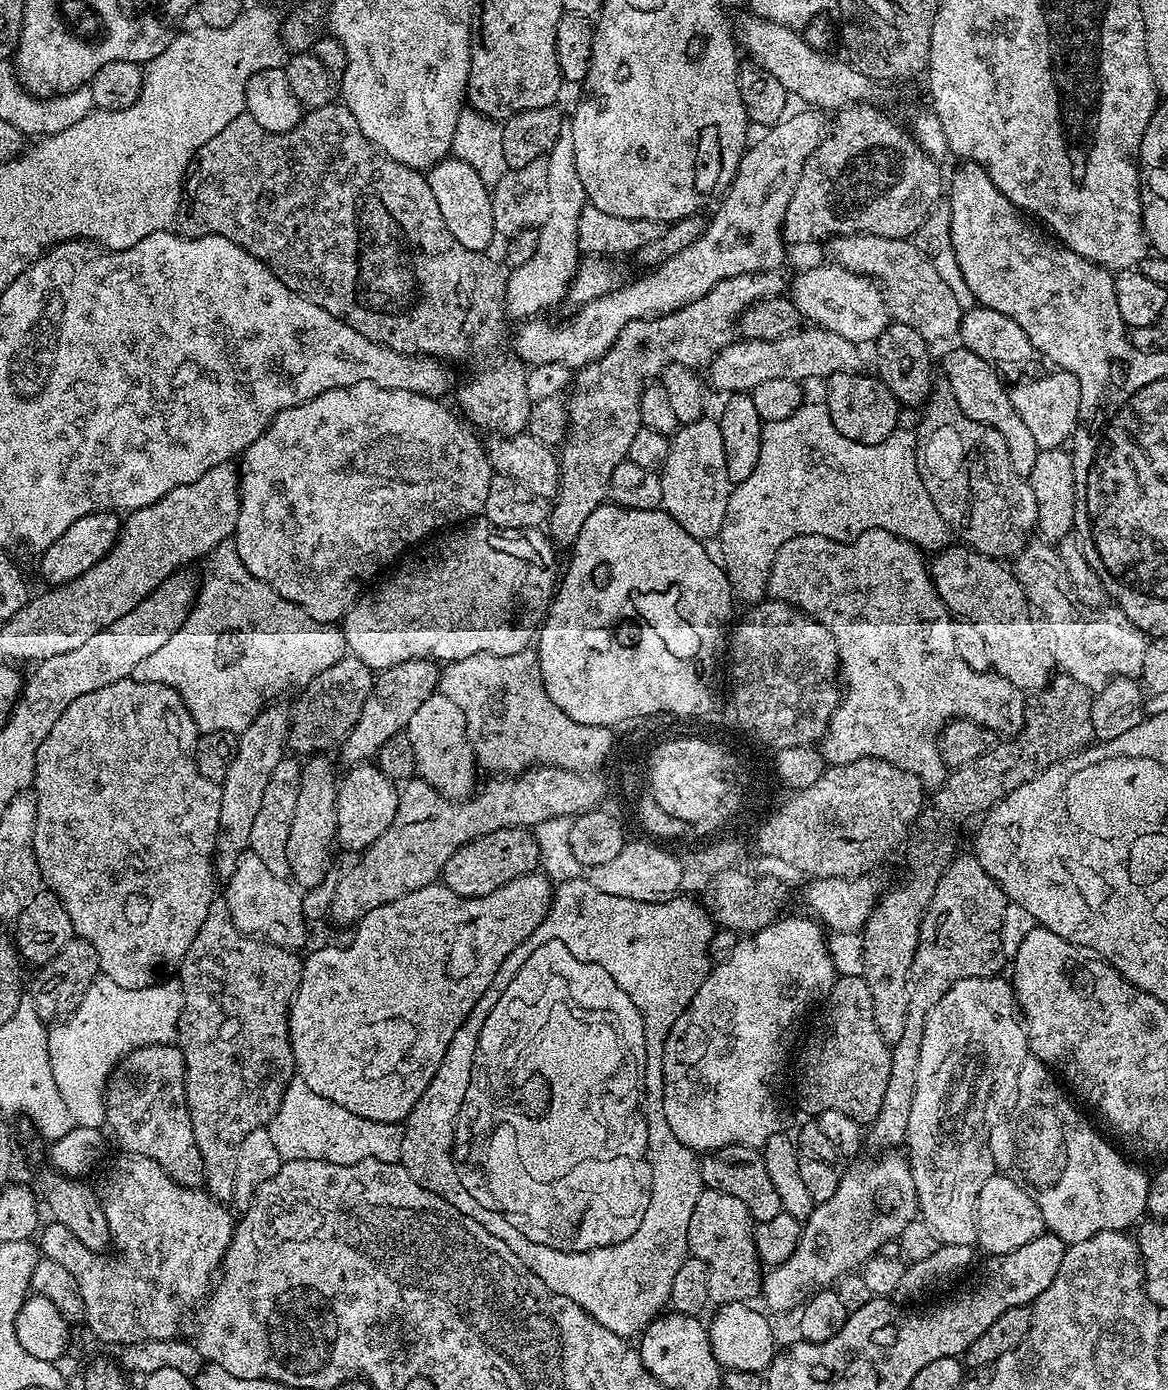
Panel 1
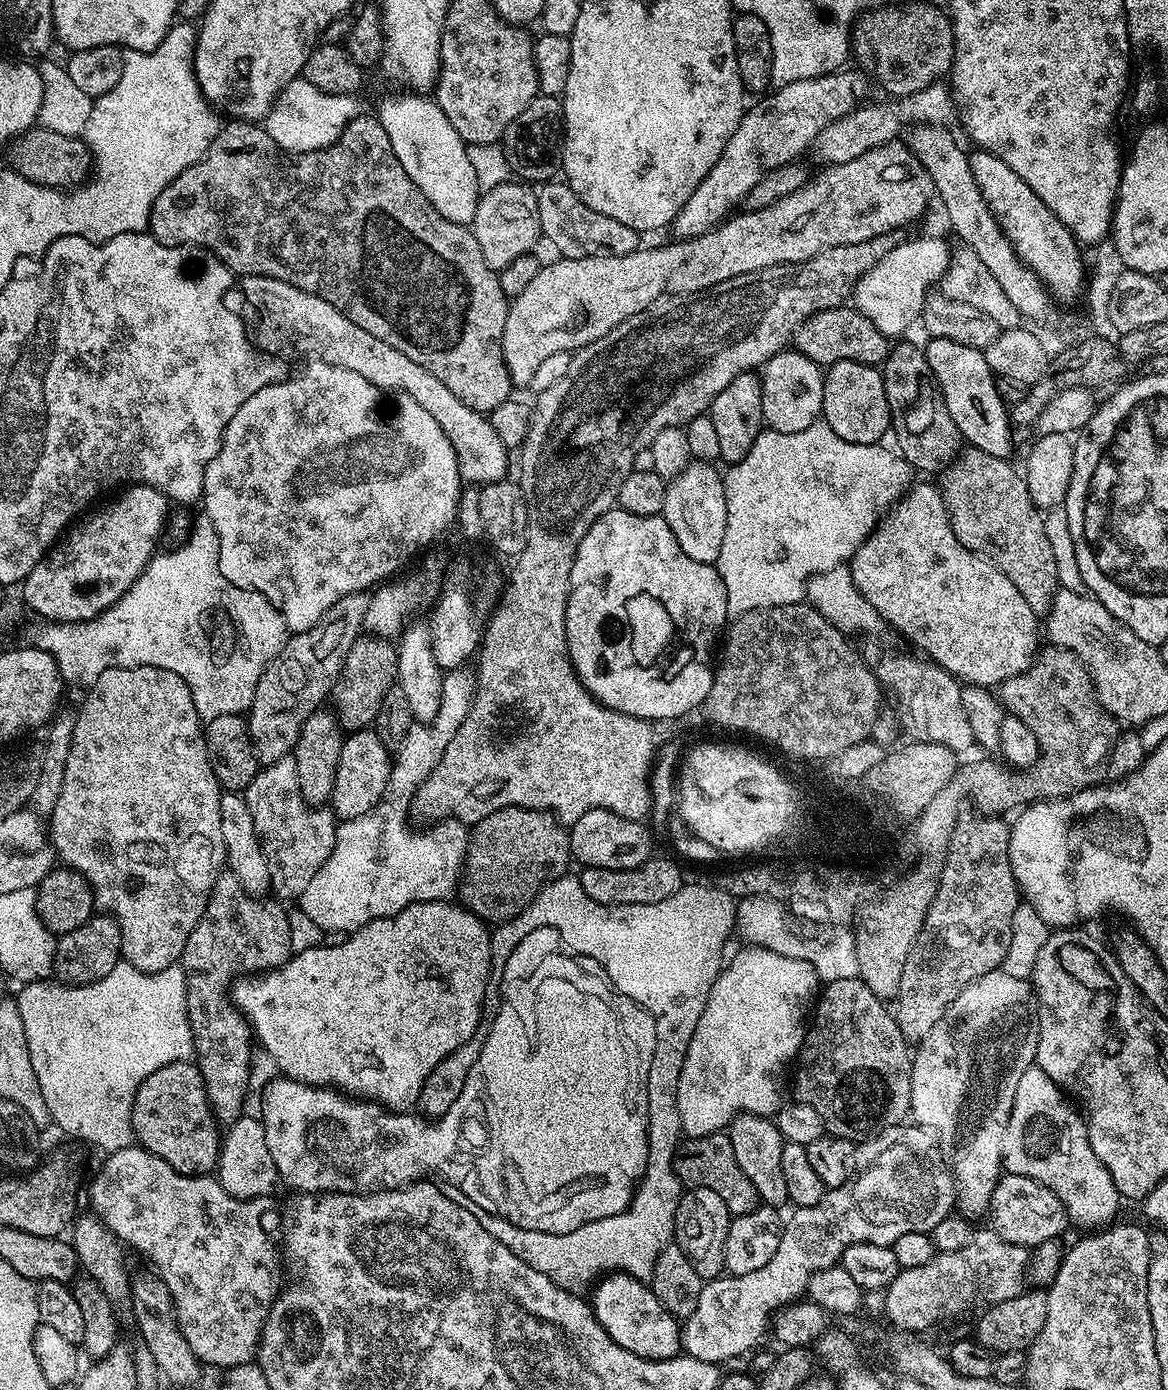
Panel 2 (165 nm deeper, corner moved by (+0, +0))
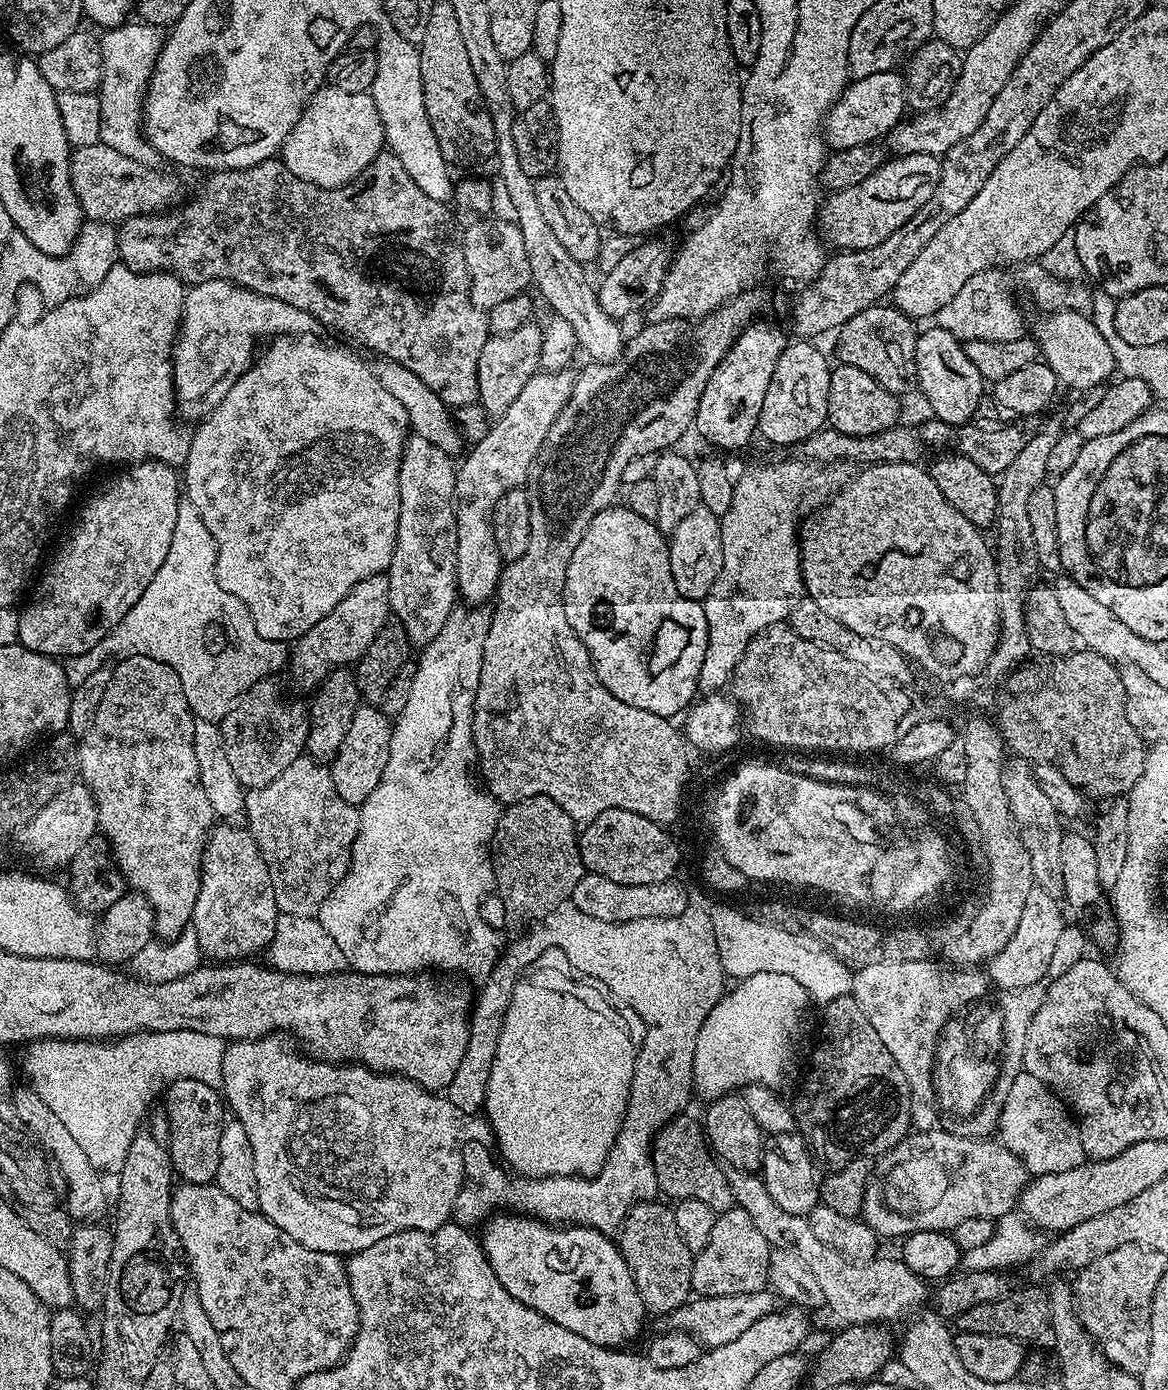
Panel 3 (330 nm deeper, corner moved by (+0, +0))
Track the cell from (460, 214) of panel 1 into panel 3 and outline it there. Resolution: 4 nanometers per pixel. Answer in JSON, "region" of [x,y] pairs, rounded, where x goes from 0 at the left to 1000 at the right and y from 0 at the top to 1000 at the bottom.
{"region":[[[330,22],[322,26],[322,50],[317,68],[320,71],[320,76],[324,76],[324,82],[329,91],[329,102],[331,109],[336,109],[344,117],[348,125],[354,128],[354,132],[361,136],[361,140],[368,140],[372,144],[386,145],[389,141],[389,129],[384,124],[384,115],[380,113],[381,107],[372,96],[372,91],[368,91],[368,85],[365,82],[365,71],[360,60],[339,60],[339,49],[332,46],[332,31],[337,29],[336,24]]]}

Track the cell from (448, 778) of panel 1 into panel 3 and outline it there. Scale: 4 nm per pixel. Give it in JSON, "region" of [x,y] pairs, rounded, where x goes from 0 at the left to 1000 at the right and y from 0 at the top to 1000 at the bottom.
{"region":[[[355,312],[350,313],[346,318],[346,325],[342,327],[342,369],[341,370],[341,384],[339,385],[339,392],[336,396],[336,404],[331,410],[332,416],[332,436],[335,442],[345,450],[349,457],[350,464],[361,468],[372,459],[375,459],[375,453],[382,450],[382,445],[385,445],[388,437],[392,435],[392,427],[390,424],[390,340],[389,339],[389,331],[384,326],[375,324],[372,318],[365,318],[365,315]]]}

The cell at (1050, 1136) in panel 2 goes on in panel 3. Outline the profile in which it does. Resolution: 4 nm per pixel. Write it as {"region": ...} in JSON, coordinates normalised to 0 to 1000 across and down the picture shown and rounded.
{"region":[[[873,771],[865,778],[861,793],[856,799],[854,820],[877,837],[884,847],[920,842],[929,837],[925,809],[910,791],[902,788],[885,773]]]}

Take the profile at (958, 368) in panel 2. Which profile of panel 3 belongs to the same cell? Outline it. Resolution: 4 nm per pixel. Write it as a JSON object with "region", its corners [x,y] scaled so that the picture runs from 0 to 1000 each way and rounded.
{"region":[[[795,235],[784,243],[784,275],[787,281],[795,287],[801,301],[816,306],[825,306],[836,296],[842,285],[842,270],[830,260],[825,247],[817,240]]]}

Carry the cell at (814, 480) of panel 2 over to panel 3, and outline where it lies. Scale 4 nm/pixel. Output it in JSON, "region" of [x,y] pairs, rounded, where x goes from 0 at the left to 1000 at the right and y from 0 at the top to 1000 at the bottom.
{"region":[[[688,330],[668,331],[665,334],[651,334],[627,349],[627,363],[617,373],[618,410],[601,434],[606,448],[604,473],[601,473],[598,497],[613,499],[624,494],[628,479],[635,473],[639,465],[648,455],[661,449],[670,449],[689,431],[688,417],[685,412],[685,392],[682,368],[692,354],[692,345],[696,337]]]}

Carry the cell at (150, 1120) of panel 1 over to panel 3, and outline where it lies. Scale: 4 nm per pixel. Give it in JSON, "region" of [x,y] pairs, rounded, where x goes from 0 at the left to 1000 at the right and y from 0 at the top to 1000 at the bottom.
{"region":[[[158,776],[148,777],[140,786],[140,791],[139,799],[144,804],[144,829],[148,844],[159,852],[182,851],[187,845],[187,824],[190,822],[193,806],[193,794],[189,786],[176,781],[176,778]]]}

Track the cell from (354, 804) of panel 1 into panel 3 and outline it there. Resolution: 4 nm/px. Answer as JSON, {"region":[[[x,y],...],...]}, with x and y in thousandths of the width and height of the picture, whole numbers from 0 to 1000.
{"region":[[[322,508],[306,509],[303,517],[300,519],[300,525],[296,525],[296,531],[293,531],[293,537],[283,547],[286,568],[296,574],[296,577],[310,579],[324,563],[327,563],[327,557],[334,545],[334,531],[336,530],[336,519],[330,515]]]}

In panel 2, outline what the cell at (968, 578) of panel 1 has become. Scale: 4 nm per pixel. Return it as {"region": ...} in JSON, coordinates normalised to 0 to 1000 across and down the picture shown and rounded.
{"region":[[[782,347],[777,353],[773,355],[771,359],[760,366],[759,371],[751,377],[750,382],[741,387],[738,393],[735,393],[735,396],[729,399],[728,408],[733,423],[741,430],[741,433],[745,433],[745,436],[748,436],[748,439],[752,439],[754,447],[759,451],[761,449],[765,454],[771,455],[779,463],[785,463],[789,466],[787,468],[793,471],[794,474],[802,478],[805,481],[809,481],[813,485],[818,486],[819,489],[825,492],[855,494],[860,489],[878,483],[889,471],[889,465],[887,466],[887,446],[889,446],[889,441],[882,439],[882,436],[878,436],[878,430],[875,430],[875,427],[872,427],[872,422],[868,422],[868,419],[865,419],[865,416],[861,416],[861,413],[858,413],[858,410],[854,410],[842,401],[827,396],[827,393],[824,393],[824,390],[820,390],[820,387],[813,378],[813,373],[808,363],[808,359],[801,347]]]}

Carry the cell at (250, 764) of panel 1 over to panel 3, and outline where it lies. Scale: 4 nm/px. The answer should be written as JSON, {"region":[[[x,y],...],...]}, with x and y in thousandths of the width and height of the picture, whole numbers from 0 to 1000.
{"region":[[[331,414],[318,414],[310,416],[272,447],[272,450],[265,450],[262,456],[259,456],[249,464],[248,466],[248,481],[250,481],[250,489],[257,495],[270,496],[281,486],[288,481],[304,478],[306,475],[313,471],[317,462],[327,453],[330,449],[333,448],[334,438],[332,436],[332,416]]]}

